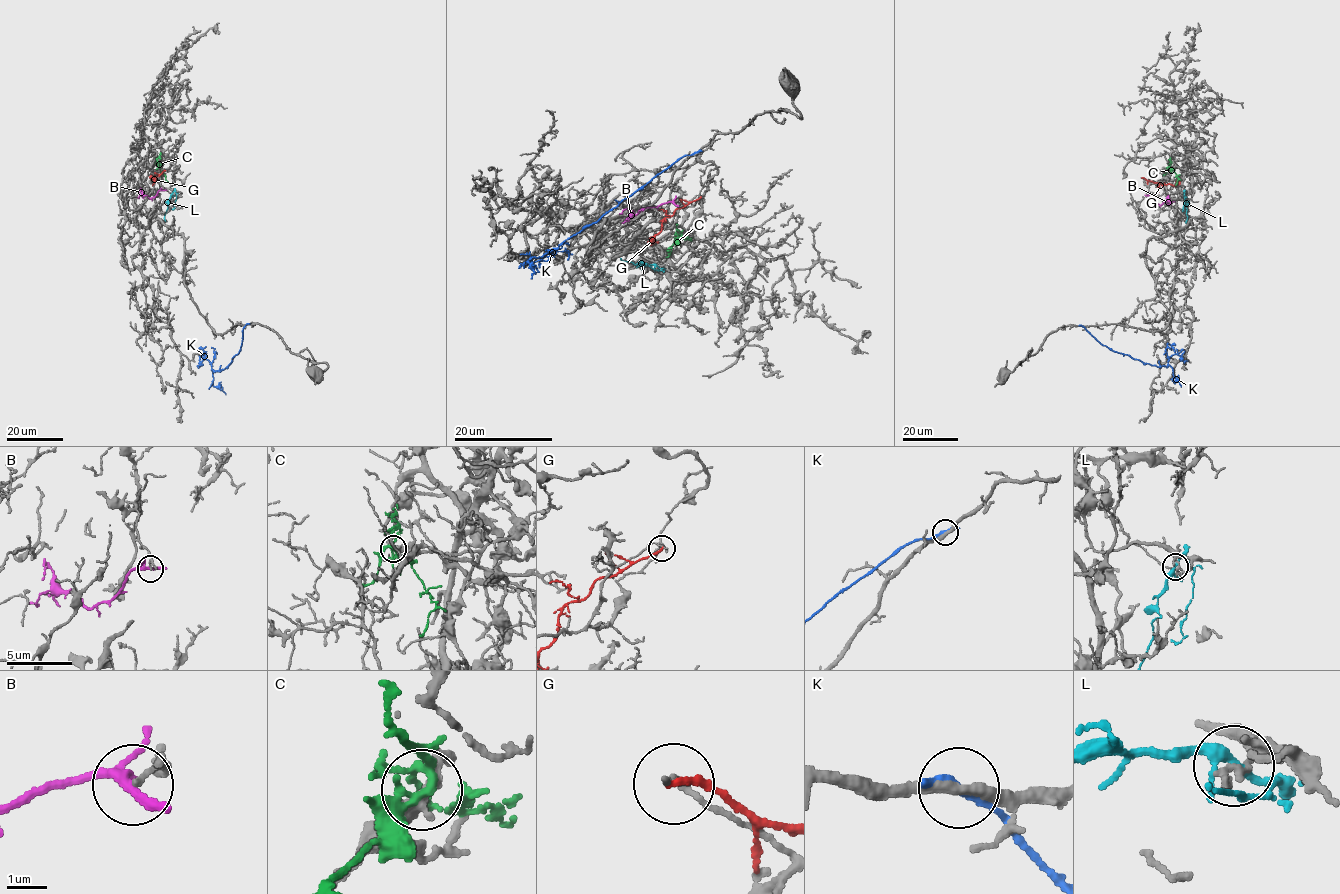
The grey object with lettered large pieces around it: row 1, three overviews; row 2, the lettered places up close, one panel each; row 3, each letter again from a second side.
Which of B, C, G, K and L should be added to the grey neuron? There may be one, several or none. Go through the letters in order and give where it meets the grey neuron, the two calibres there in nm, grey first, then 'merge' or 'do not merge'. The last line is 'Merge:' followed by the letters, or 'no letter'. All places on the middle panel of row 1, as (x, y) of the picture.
B: (674, 203) | 80/240 nm | do not merge
C: (680, 236) | 320/190 nm | do not merge
G: (700, 197) | 120/160 nm | do not merge
K: (696, 152) | 280/200 nm | do not merge
L: (657, 266) | 200/200 nm | do not merge
Merge: no letter

